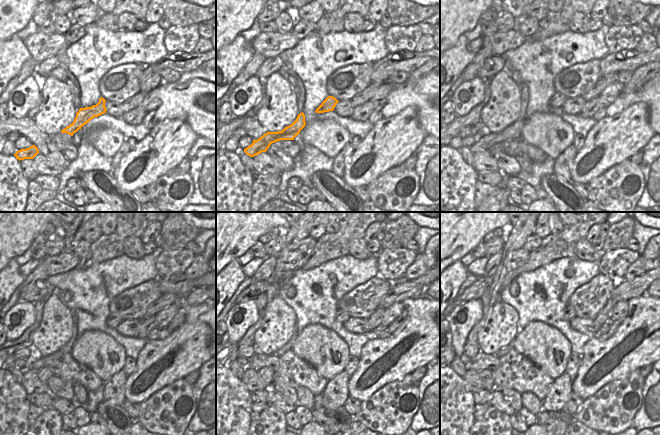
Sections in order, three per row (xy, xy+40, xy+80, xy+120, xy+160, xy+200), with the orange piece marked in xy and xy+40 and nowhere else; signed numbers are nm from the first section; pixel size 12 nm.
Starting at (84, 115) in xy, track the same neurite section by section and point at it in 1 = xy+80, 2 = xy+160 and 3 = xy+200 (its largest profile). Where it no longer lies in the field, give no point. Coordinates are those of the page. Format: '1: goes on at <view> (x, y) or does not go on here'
1: goes on at xy+80 (513, 132)
2: goes on at xy+160 (341, 316)
3: goes on at xy+200 (569, 313)

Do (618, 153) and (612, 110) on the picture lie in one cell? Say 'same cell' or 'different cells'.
different cells

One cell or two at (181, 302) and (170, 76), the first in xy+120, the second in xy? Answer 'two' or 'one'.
one

